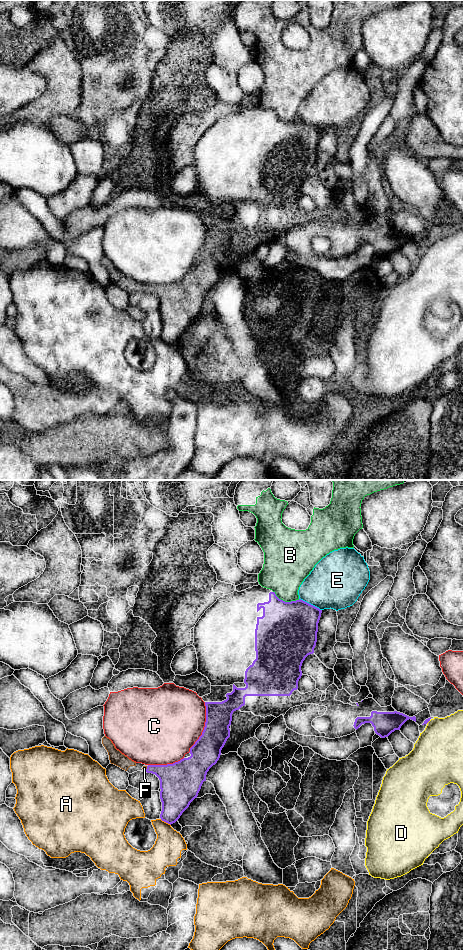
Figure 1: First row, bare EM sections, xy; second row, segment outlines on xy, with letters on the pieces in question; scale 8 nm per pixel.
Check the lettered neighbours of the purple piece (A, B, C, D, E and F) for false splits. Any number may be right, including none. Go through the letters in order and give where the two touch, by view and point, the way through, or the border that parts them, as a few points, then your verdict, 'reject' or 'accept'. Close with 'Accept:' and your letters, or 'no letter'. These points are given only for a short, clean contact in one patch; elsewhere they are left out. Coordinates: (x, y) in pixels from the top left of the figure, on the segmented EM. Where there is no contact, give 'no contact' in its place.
A: xy (165, 821) | reject
B: xy (286, 602) | reject
C: xy (204, 727) | reject
D: xy (428, 721) | reject
E: xy (310, 604) | reject
F: xy (146, 769) | along xy (147, 766), (145, 771) | reject
Accept: no letter

